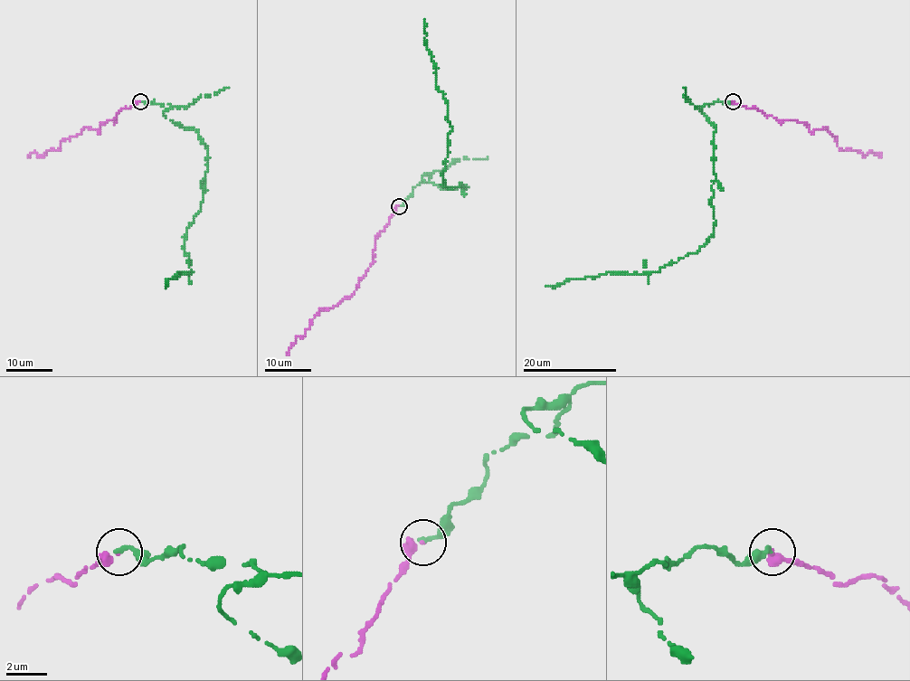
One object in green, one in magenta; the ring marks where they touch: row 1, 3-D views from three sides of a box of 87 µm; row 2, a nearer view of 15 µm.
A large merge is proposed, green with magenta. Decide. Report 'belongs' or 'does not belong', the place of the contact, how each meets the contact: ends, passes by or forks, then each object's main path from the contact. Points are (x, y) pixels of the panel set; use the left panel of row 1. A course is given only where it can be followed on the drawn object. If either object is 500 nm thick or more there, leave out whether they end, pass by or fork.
belongs | (140, 101) | green ends | magenta ends | green via (140, 102), (169, 104), (165, 118), (193, 127), (208, 151), (182, 249), (193, 272), (165, 285) | magenta via (140, 102), (118, 112), (115, 120), (100, 127), (100, 131), (84, 127), (66, 138), (56, 150), (31, 156)

